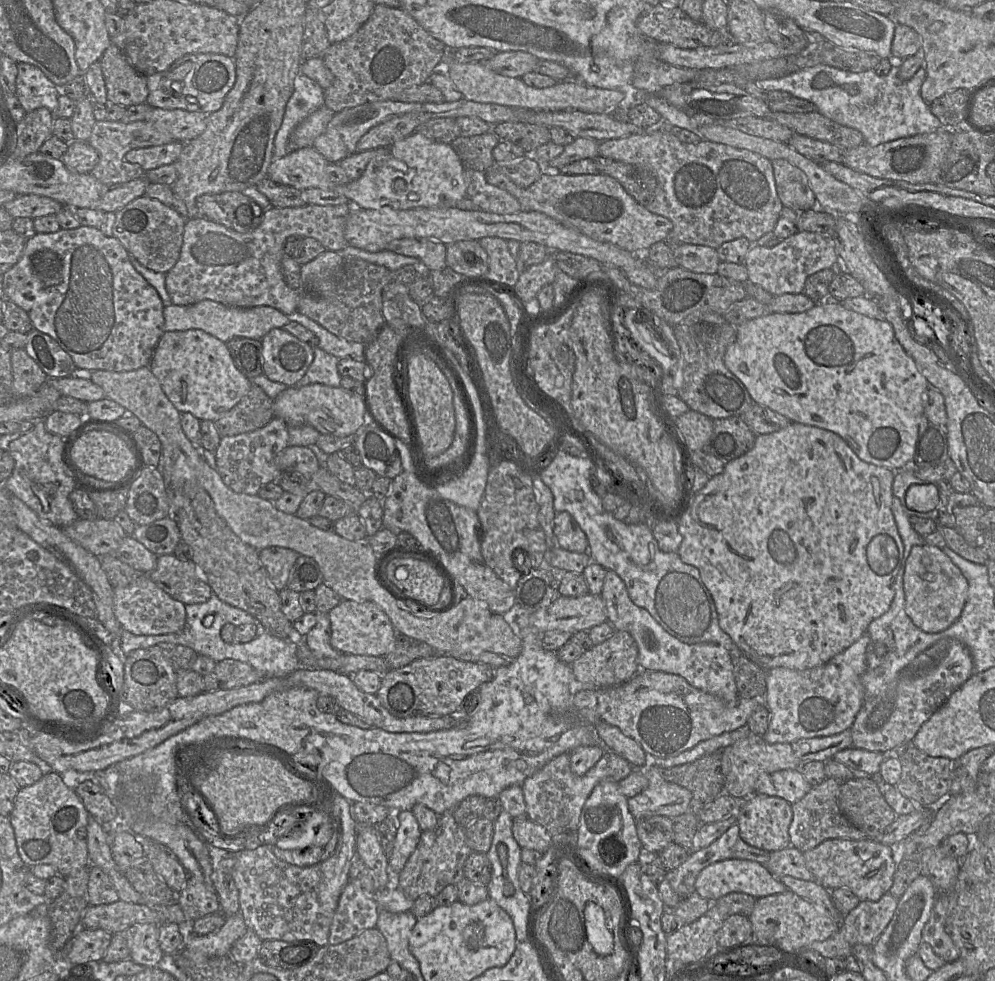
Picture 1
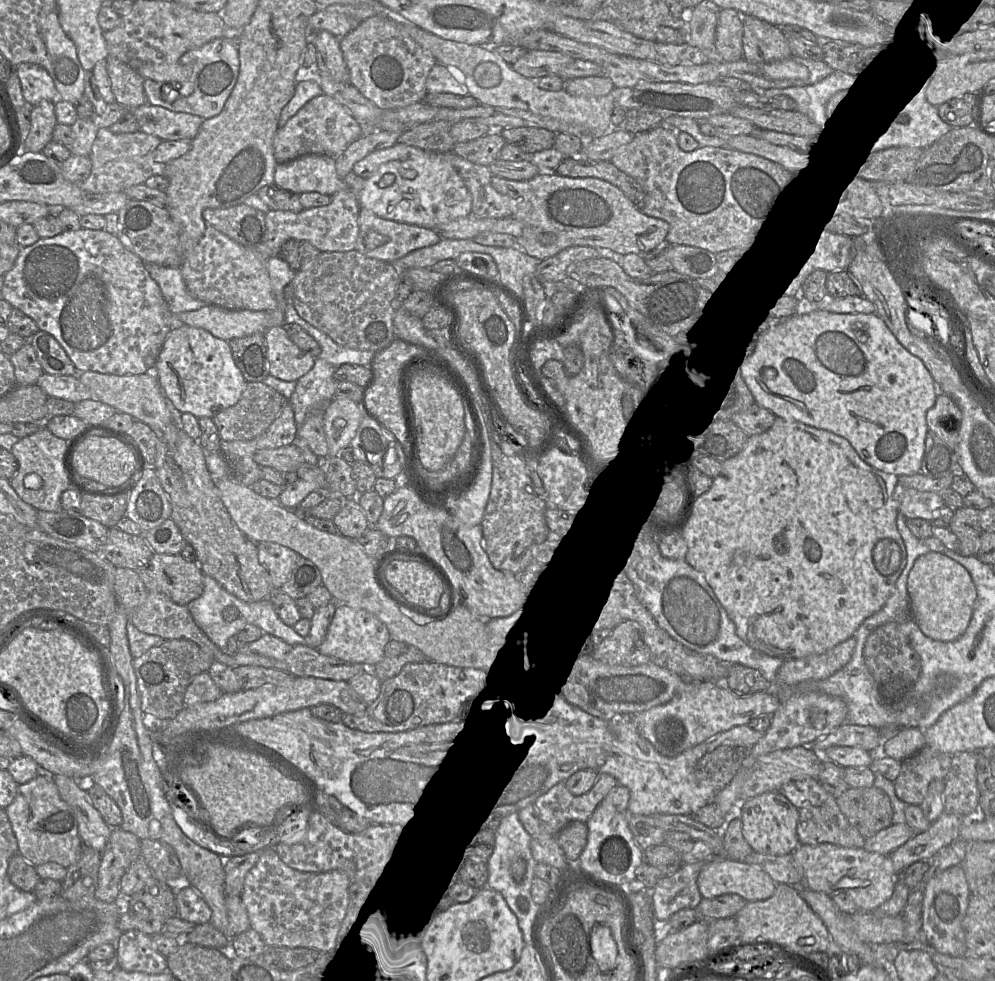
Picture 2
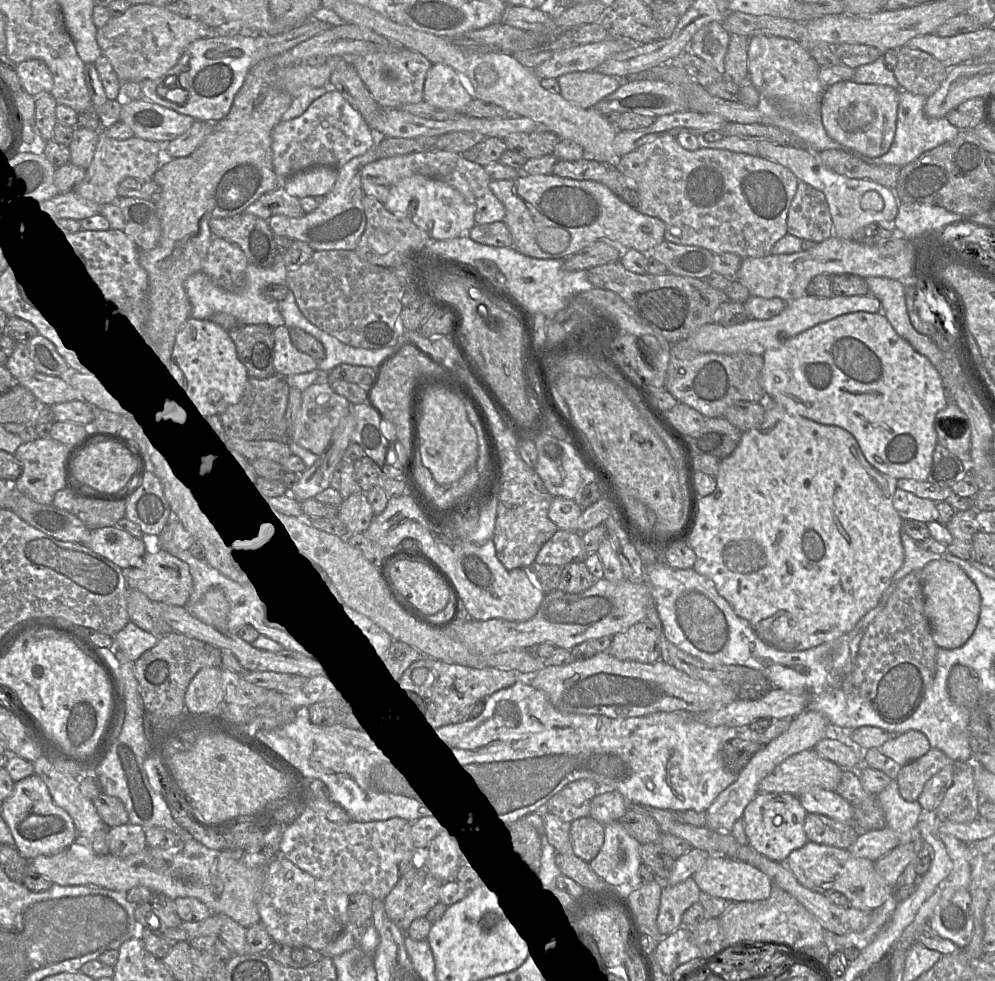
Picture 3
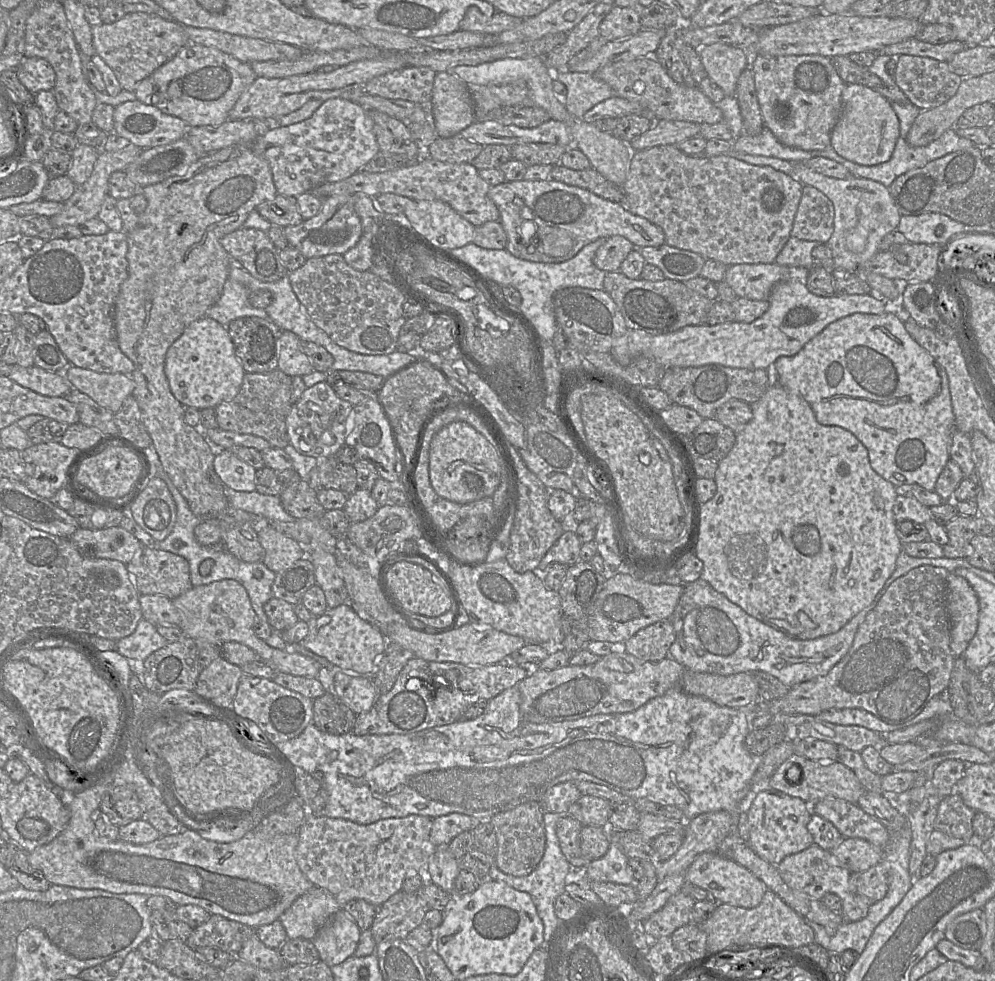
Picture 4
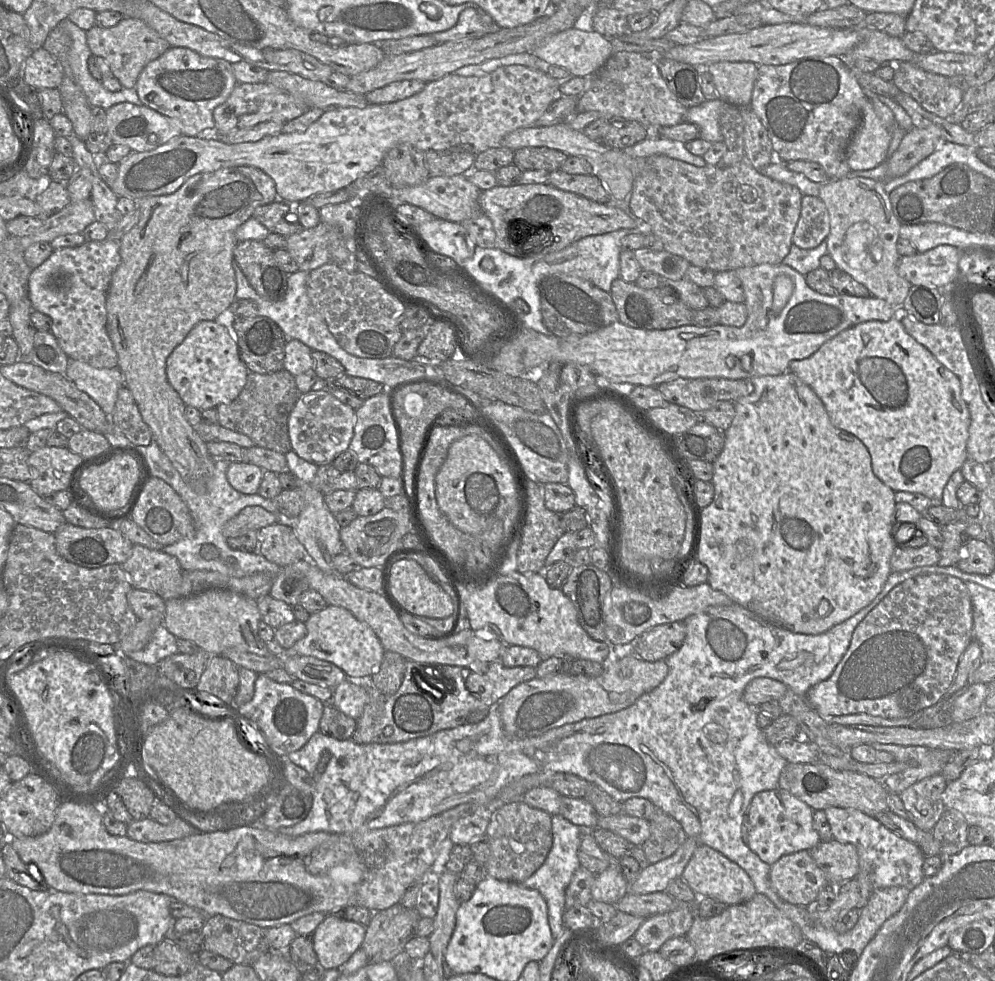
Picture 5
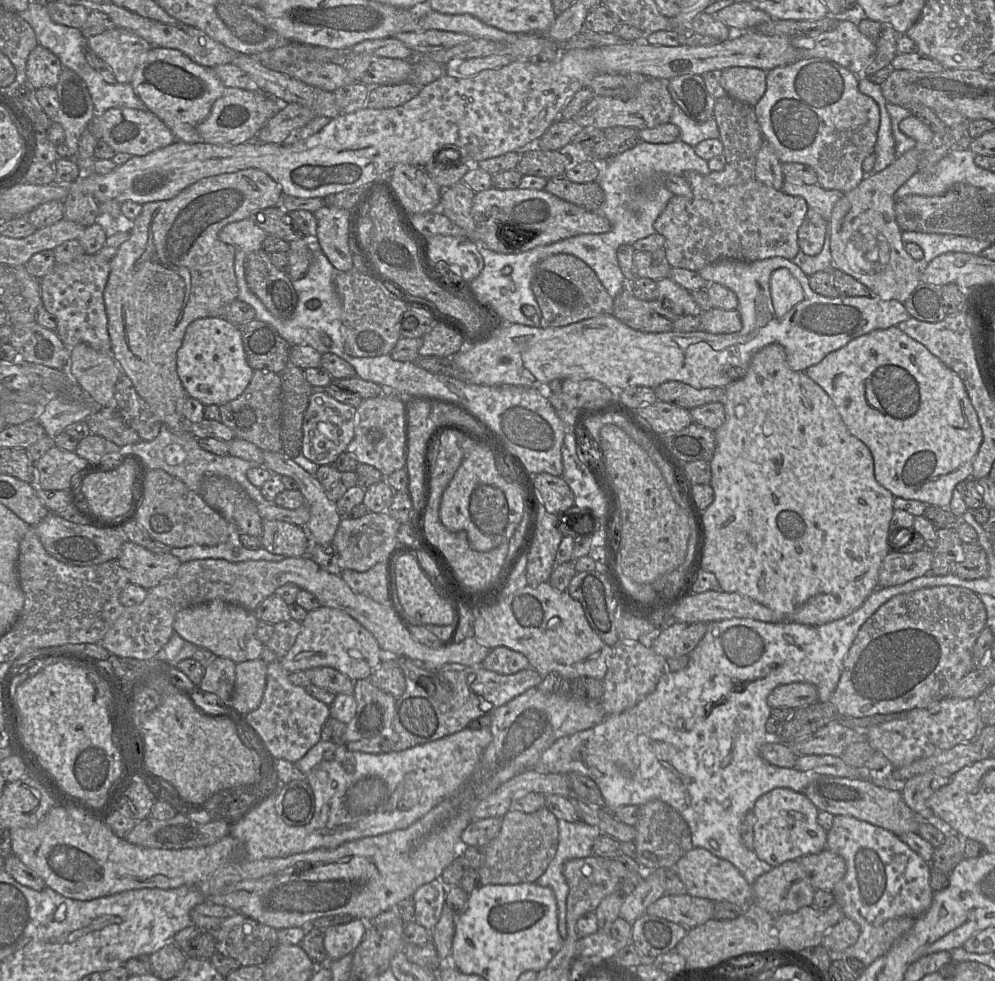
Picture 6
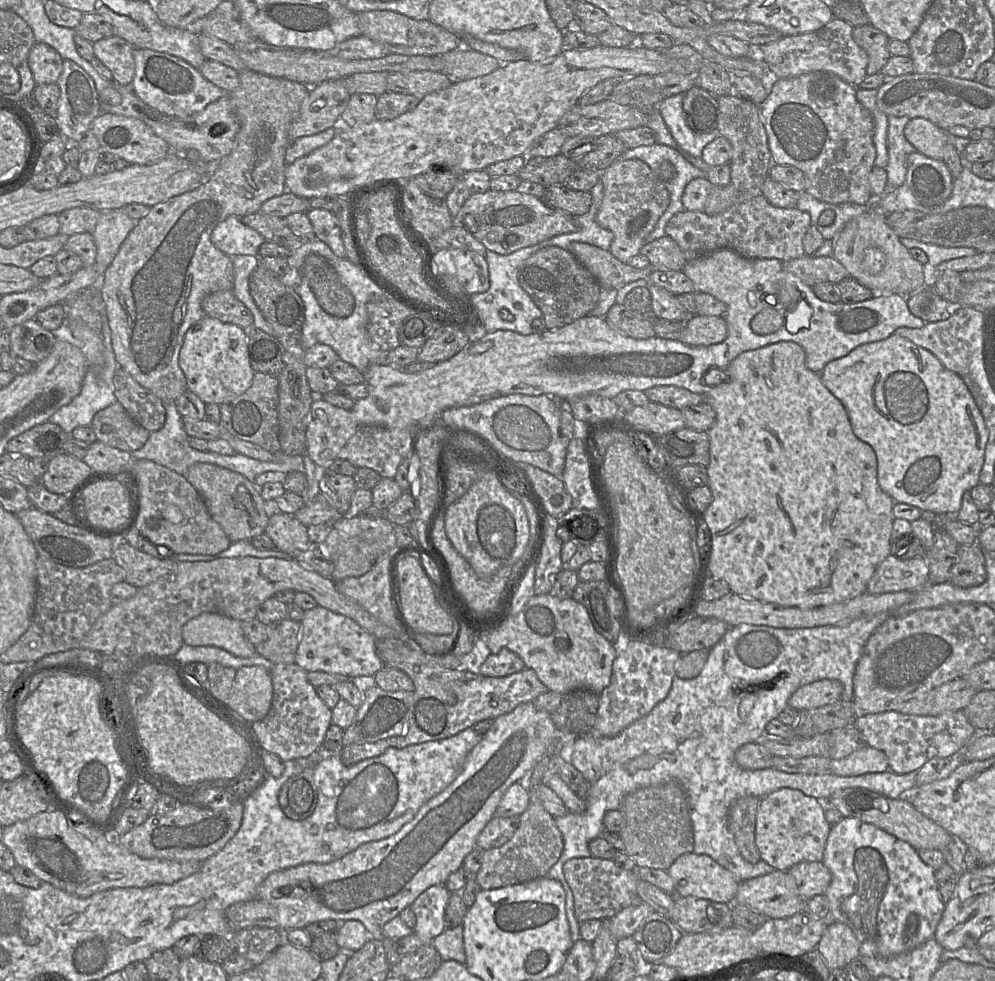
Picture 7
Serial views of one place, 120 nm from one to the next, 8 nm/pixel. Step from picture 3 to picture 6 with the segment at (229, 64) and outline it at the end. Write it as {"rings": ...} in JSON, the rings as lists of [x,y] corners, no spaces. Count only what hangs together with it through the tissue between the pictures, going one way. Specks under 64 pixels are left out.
{"rings":[[[152,47],[142,57],[131,84],[146,109],[165,123],[176,140],[186,143],[203,142],[197,126],[208,117],[214,102],[226,89],[212,68],[195,63],[177,49],[163,47]]]}

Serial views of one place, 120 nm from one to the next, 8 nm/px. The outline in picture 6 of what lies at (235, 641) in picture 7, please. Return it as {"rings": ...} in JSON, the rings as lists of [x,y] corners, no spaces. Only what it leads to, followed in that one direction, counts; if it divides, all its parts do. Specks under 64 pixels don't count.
{"rings":[[[219,599],[180,610],[173,622],[174,633],[186,642],[211,651],[215,656],[240,663],[261,657],[264,644],[256,637],[258,619],[253,611]]]}

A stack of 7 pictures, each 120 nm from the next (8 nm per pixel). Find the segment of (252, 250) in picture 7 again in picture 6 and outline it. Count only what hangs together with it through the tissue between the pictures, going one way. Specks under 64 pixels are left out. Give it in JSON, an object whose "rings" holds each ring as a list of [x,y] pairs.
{"rings":[[[247,218],[227,224],[218,236],[222,242],[249,253],[262,249],[263,241],[268,234]]]}

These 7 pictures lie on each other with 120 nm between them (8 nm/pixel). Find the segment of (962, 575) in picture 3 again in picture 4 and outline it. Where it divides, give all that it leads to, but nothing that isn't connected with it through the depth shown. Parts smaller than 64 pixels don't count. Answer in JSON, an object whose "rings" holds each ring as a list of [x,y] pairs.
{"rings":[[[950,573],[947,579],[947,610],[950,648],[955,657],[961,657],[977,631],[979,601],[969,582],[954,573]]]}

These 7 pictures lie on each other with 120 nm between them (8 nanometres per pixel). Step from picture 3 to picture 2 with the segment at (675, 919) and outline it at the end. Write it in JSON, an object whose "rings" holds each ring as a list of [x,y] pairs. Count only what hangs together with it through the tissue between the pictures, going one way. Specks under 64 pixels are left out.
{"rings":[[[683,864],[673,875],[664,876],[651,890],[652,911],[659,925],[666,924],[675,912],[699,905],[703,897],[697,879],[706,864]]]}

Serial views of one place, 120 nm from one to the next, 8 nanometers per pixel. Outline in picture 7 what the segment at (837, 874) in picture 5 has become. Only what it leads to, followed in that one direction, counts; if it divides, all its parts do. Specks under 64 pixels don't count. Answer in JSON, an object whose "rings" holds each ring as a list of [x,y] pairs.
{"rings":[[[822,861],[800,862],[787,871],[794,878],[797,891],[804,901],[825,894],[831,881],[831,873]]]}

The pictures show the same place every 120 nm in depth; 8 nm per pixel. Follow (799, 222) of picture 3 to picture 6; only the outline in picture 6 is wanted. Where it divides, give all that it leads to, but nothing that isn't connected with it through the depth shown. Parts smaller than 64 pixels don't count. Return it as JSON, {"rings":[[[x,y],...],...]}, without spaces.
{"rings":[[[808,208],[803,223],[798,230],[798,244],[808,256],[818,255],[824,245],[828,222],[813,208]]]}

